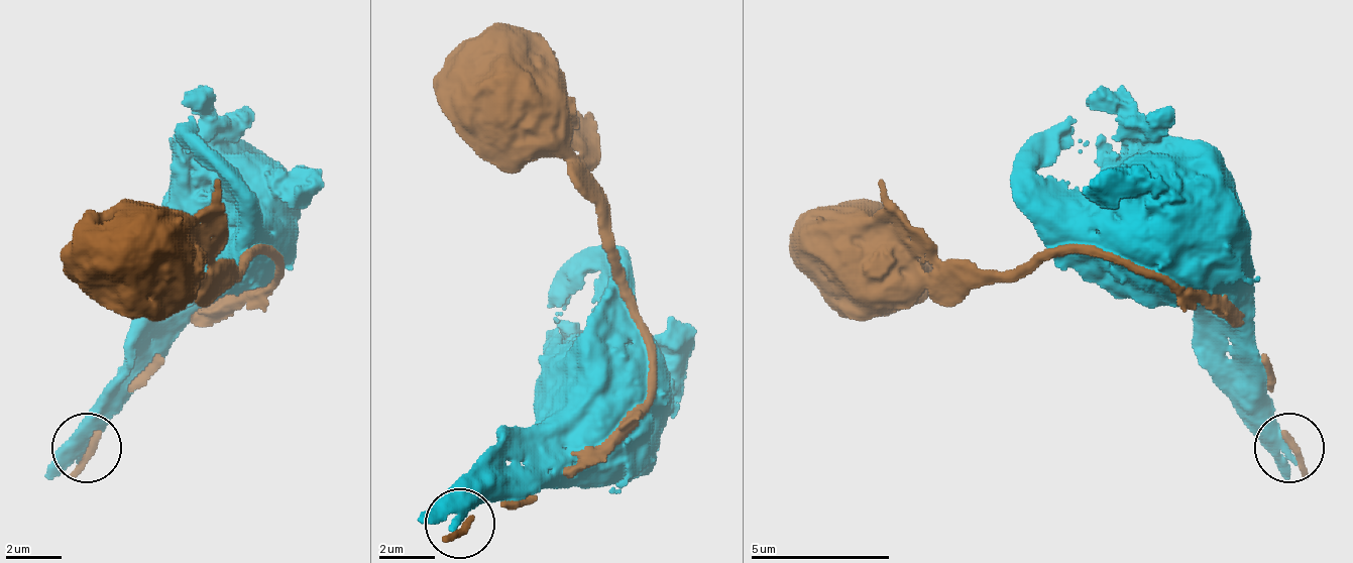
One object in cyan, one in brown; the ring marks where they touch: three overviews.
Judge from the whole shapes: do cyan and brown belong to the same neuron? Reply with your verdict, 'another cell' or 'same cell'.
another cell

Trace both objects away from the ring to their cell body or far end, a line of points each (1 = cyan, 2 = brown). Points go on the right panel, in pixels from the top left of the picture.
1: (1287, 450), (1273, 401), (1239, 352), (1113, 233), (1120, 212), (1155, 205)
2: (1294, 450), (1266, 352), (1127, 261), (1057, 254), (1008, 275), (890, 275), (840, 289), (840, 268)

